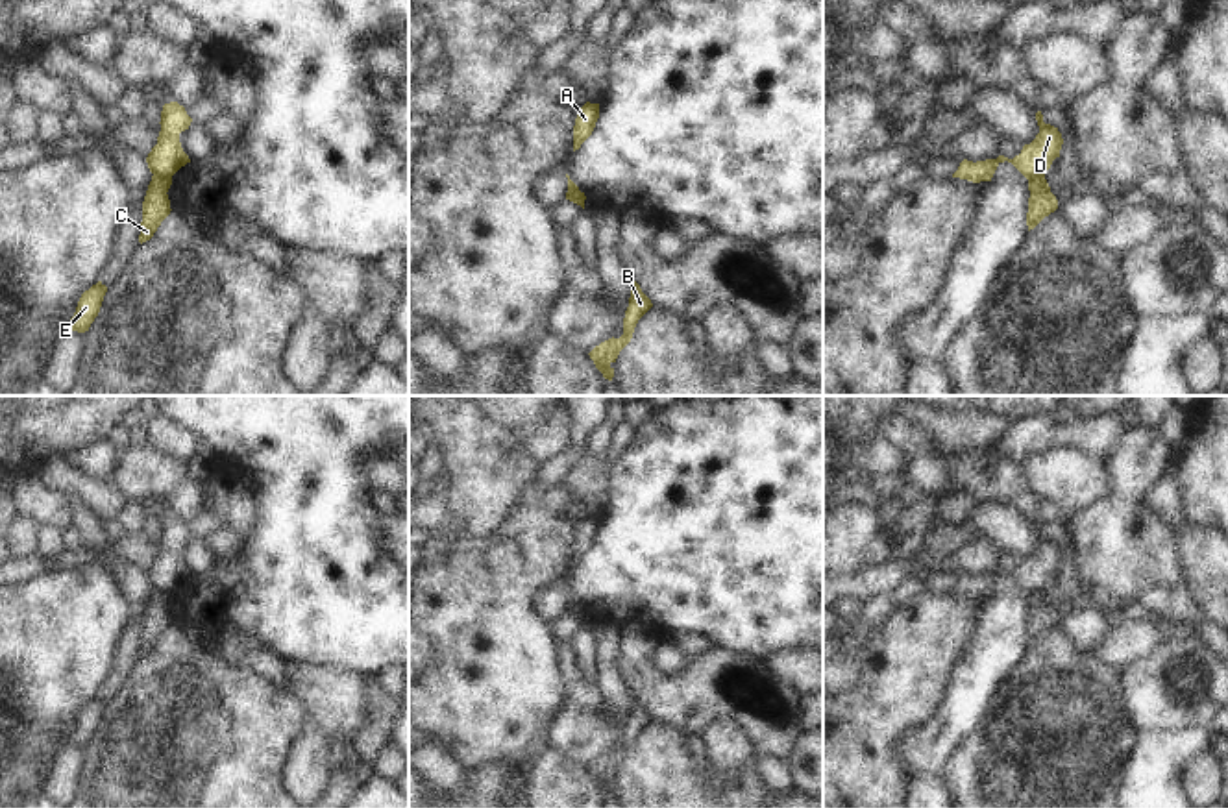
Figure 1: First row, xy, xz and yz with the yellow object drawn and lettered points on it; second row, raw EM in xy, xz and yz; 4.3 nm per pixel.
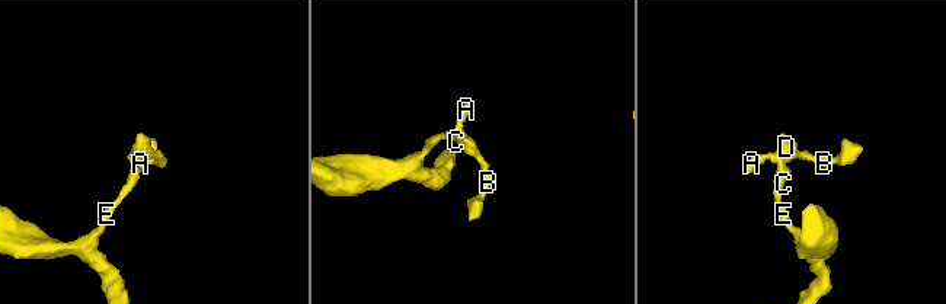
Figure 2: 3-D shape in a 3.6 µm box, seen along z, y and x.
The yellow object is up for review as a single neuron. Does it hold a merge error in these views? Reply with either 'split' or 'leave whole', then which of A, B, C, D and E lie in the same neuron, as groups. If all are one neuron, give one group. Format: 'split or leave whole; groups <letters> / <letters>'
split; groups A B D / C E

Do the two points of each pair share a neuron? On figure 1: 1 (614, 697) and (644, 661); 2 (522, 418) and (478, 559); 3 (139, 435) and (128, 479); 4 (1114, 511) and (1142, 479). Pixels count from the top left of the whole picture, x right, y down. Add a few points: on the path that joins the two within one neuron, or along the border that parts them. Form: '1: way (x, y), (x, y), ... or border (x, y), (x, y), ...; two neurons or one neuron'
1: border (620, 651), (618, 672), (633, 694); two neurons
2: border (487, 415), (516, 433); two neurons
3: border (147, 442), (132, 446); two neurons
4: border (1112, 494), (1123, 500), (1143, 501); two neurons

